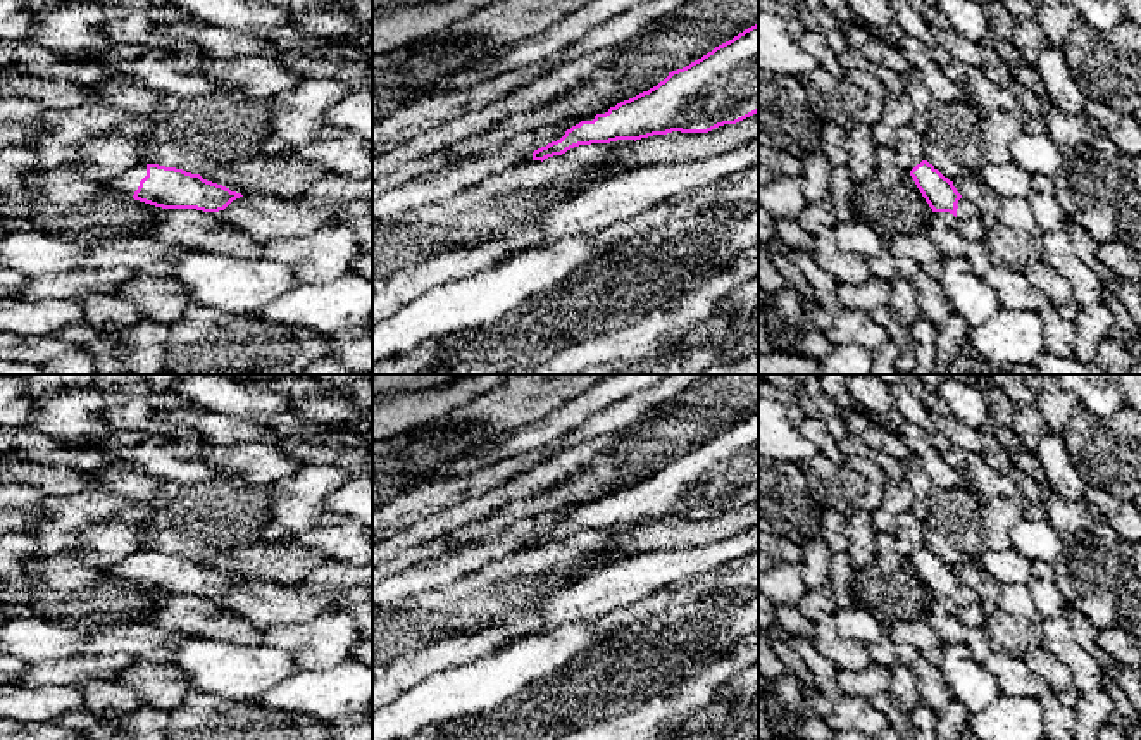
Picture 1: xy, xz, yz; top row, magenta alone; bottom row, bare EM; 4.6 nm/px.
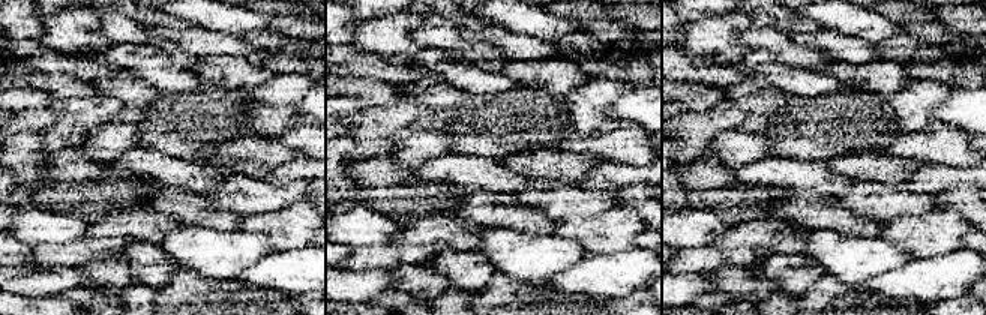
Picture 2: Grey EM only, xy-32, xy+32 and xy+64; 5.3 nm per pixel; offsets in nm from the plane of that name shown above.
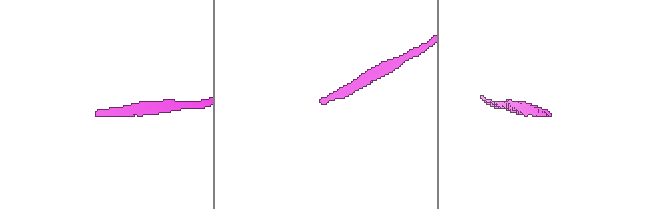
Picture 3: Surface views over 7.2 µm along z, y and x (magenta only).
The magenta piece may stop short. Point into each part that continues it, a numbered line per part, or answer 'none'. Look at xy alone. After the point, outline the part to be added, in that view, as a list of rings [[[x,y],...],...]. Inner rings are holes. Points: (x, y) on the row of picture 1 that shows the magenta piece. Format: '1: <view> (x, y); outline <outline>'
1: xy (126, 183); outline [[[138,164],[126,171],[124,174],[119,174],[112,179],[105,179],[102,183],[102,188],[107,195],[124,195],[126,198],[133,198],[134,191],[140,186],[140,181],[147,176],[147,164]]]

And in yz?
1: yz (966, 209); outline [[[962,197],[957,205],[958,205],[958,209],[957,209],[958,221],[965,221],[972,216],[977,216],[976,205],[970,200],[967,200],[965,197]]]

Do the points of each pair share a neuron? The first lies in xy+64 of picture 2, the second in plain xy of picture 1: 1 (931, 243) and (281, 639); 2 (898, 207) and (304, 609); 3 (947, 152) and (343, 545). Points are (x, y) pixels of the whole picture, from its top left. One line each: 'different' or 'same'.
1: same
2: same
3: same

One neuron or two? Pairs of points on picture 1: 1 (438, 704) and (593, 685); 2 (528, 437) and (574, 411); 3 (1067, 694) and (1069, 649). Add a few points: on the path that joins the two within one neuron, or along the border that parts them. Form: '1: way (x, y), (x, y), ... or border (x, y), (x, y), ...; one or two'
1: border (547, 673), (526, 683), (497, 706), (476, 714); two
2: way (540, 433), (562, 421); one
3: border (1041, 647), (1069, 673), (1078, 694); two

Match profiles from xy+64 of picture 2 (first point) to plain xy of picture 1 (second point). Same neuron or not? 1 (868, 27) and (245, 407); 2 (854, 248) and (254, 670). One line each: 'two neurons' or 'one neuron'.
1: one neuron
2: one neuron

